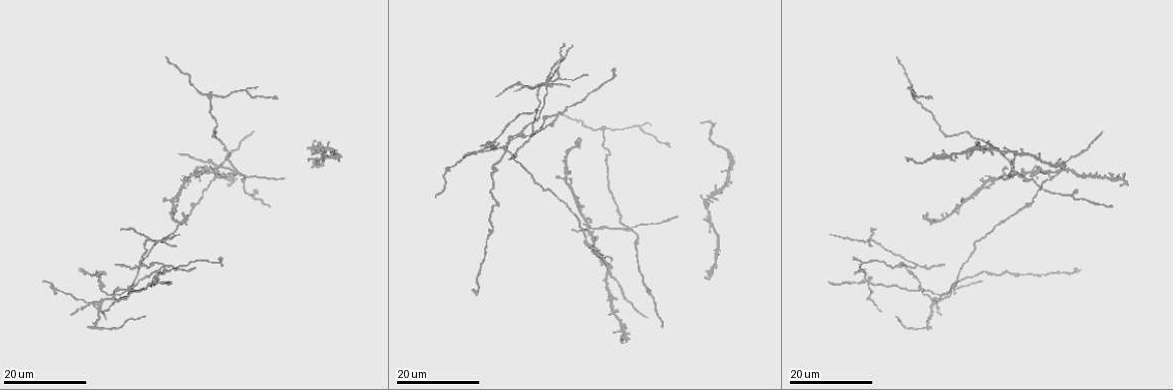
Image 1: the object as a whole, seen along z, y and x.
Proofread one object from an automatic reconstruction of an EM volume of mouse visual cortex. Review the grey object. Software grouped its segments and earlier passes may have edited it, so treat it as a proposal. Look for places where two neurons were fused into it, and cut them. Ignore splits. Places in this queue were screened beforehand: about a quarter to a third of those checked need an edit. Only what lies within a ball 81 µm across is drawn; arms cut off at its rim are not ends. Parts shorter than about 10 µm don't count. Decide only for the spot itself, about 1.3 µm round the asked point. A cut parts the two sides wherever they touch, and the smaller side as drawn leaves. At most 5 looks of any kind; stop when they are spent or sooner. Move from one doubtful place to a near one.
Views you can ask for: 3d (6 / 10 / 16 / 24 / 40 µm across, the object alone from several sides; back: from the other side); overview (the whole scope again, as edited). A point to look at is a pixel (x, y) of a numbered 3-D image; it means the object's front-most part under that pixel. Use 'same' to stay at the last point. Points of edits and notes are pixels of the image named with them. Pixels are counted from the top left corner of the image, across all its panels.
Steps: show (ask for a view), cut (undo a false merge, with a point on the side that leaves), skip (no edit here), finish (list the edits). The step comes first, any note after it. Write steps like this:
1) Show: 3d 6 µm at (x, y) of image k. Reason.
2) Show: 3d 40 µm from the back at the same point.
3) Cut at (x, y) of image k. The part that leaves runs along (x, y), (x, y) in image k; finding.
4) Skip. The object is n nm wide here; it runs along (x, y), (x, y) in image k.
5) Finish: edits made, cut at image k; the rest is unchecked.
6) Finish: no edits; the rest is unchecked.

Show: 3d 24 µm at (633, 227) of image 1. Thin arm on a thick one.

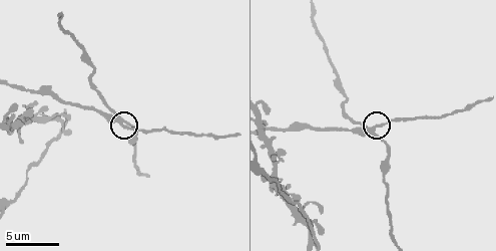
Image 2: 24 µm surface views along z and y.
Show: 3d 10 µm at (121, 121) of image 2. Closer look.

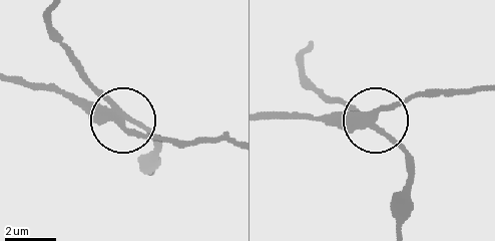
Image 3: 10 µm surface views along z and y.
Cut at (76, 96) of image 3. The object is 300 nm wide here; the part that leaves runs along (108, 110), (90, 110), (58, 93), (13, 82) in image 3; a second neuron is stuck on.

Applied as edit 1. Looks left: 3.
Show: 3d 16 µm at (611, 312) of image 1. Three-way junction.

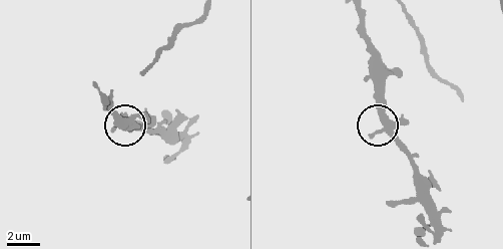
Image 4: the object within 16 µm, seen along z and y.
Show: 3d 10 µm at (381, 119) of image 4. Closer look.

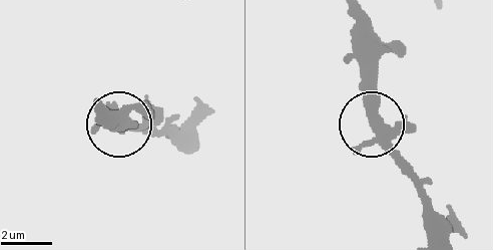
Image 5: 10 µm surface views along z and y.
Skip. The object is 320 nm wide here; all the same neuron.

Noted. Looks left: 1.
Finish: edits made, cut at image 3; the rest is unchecked.

